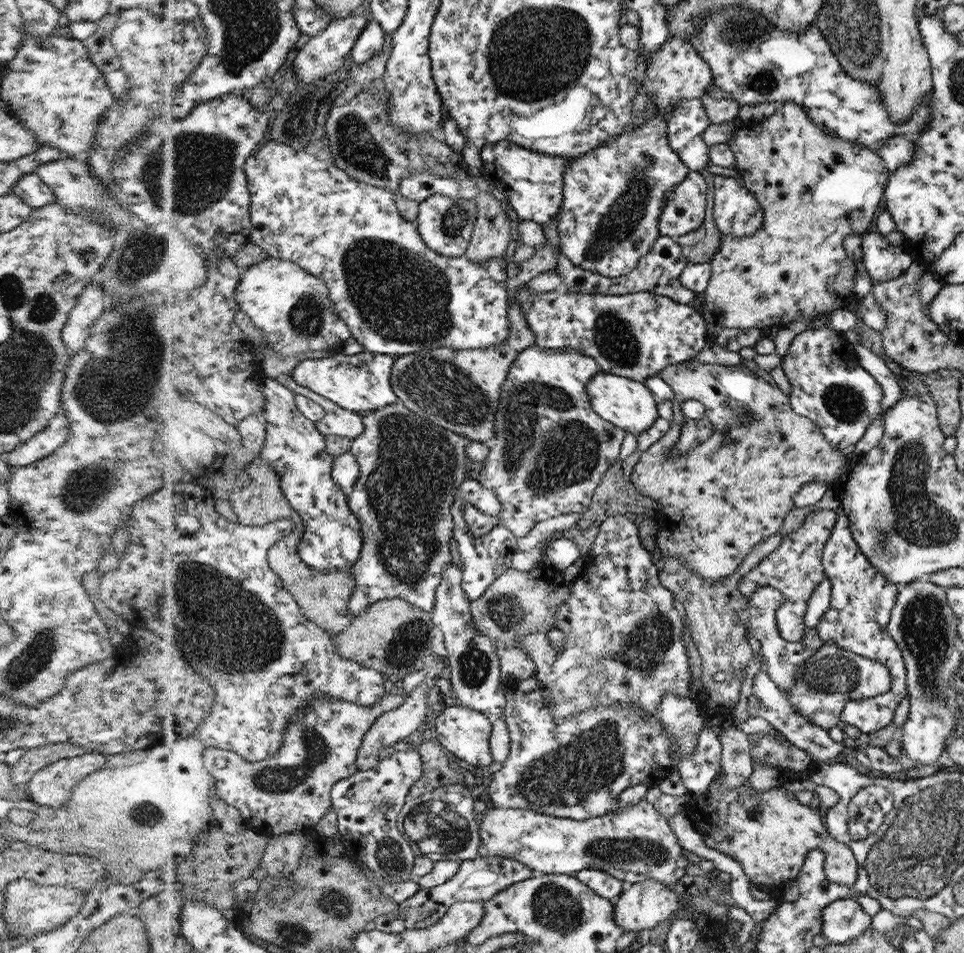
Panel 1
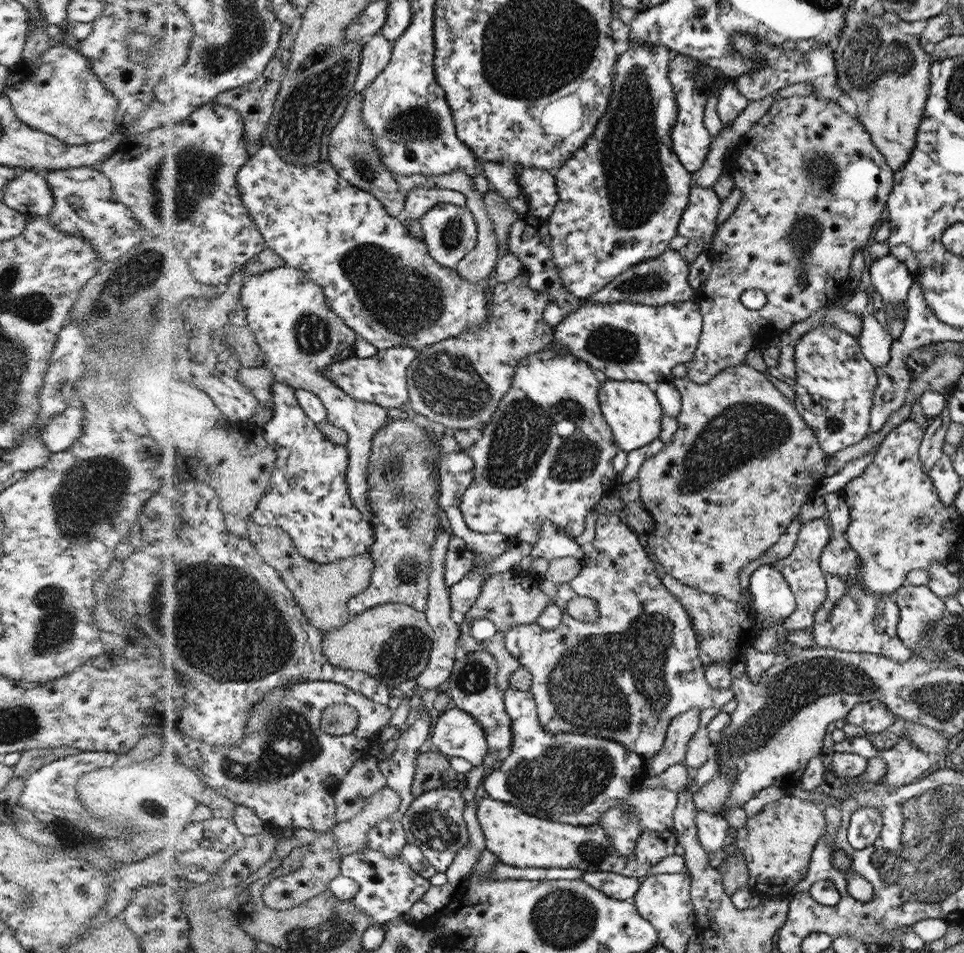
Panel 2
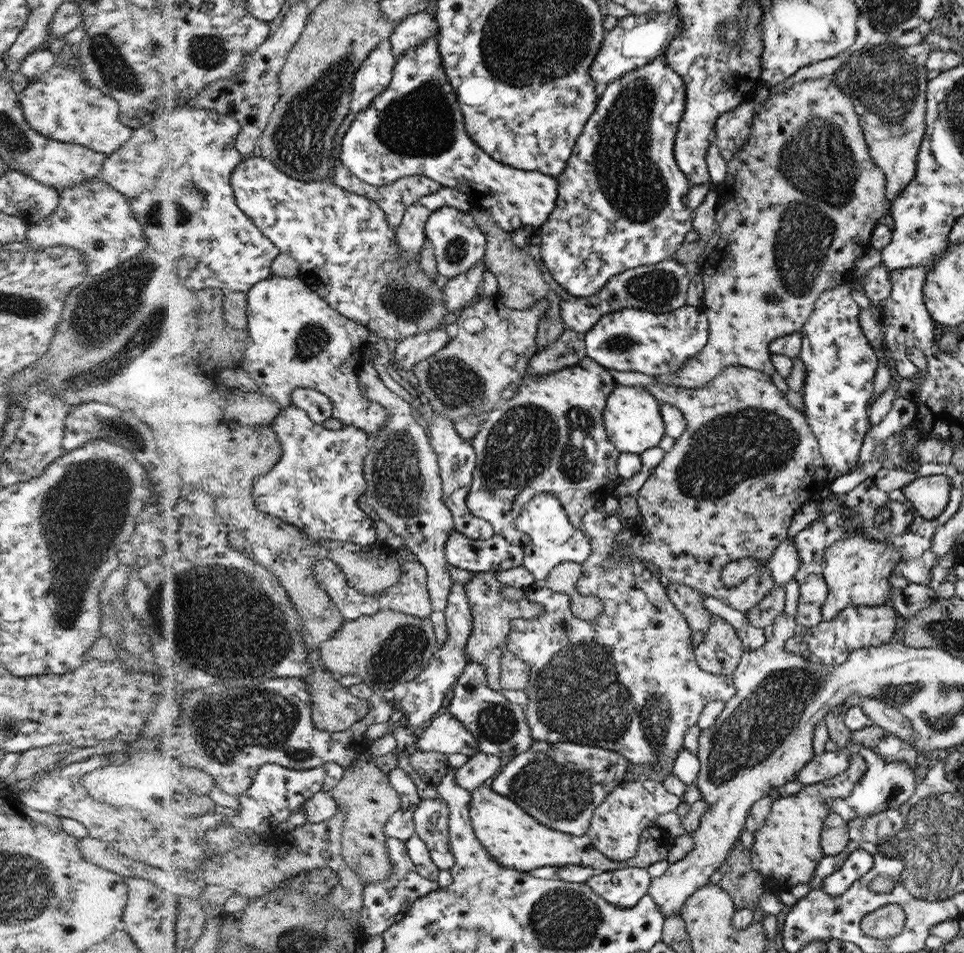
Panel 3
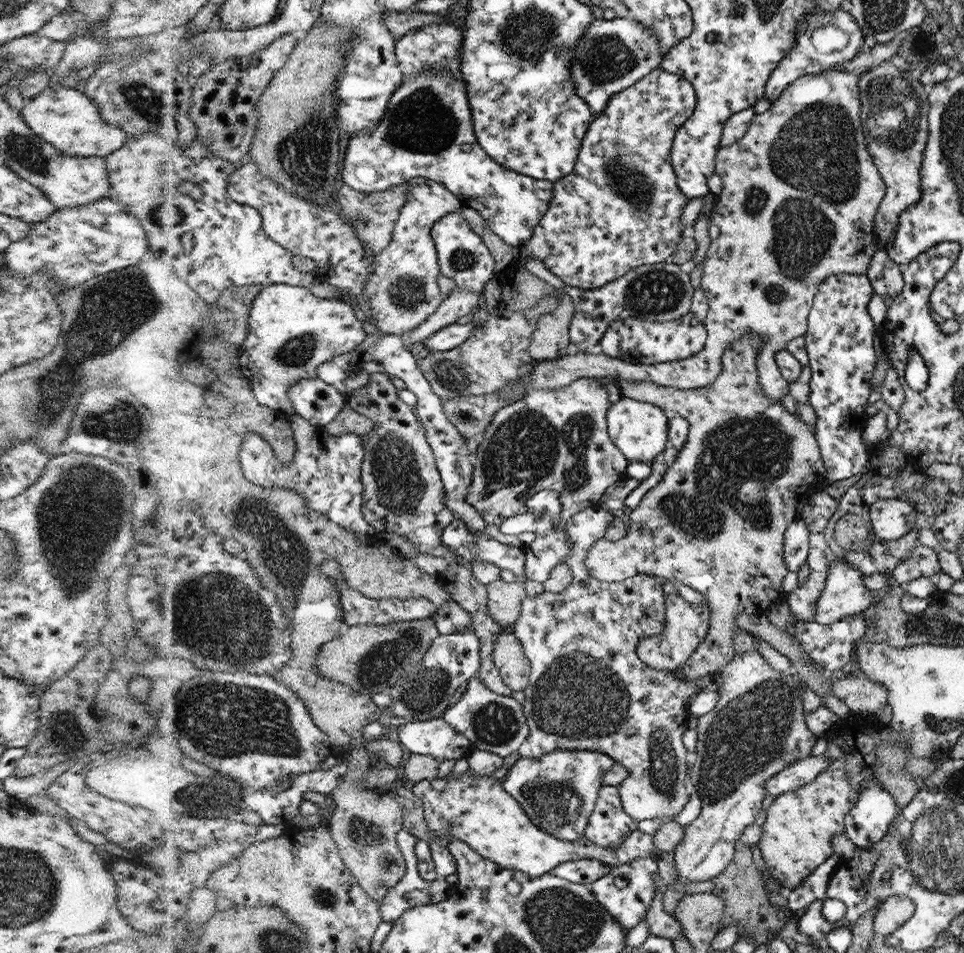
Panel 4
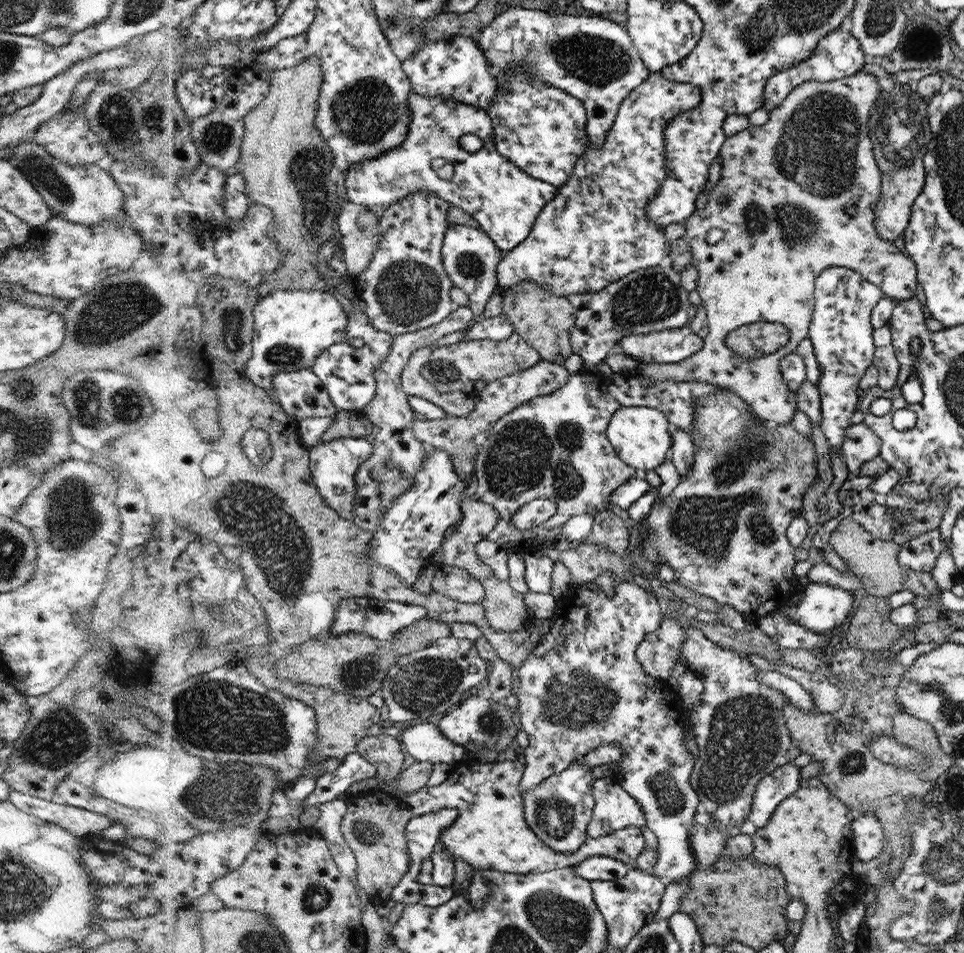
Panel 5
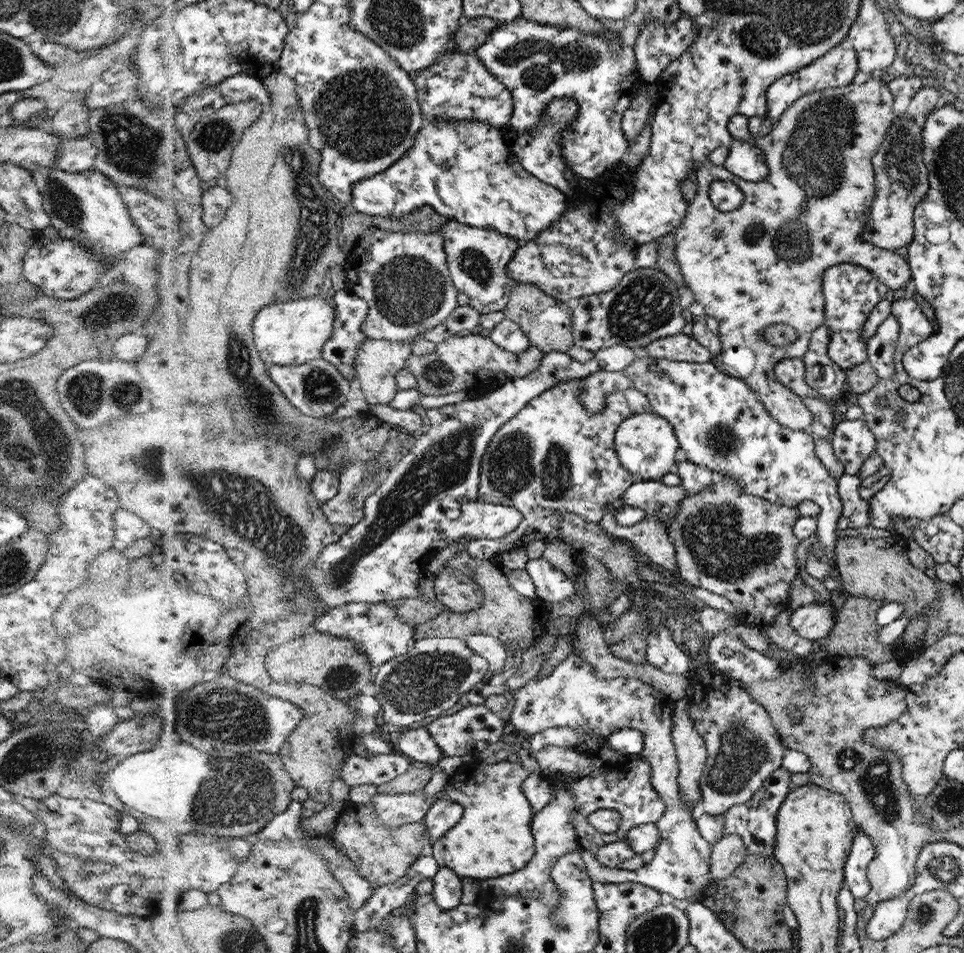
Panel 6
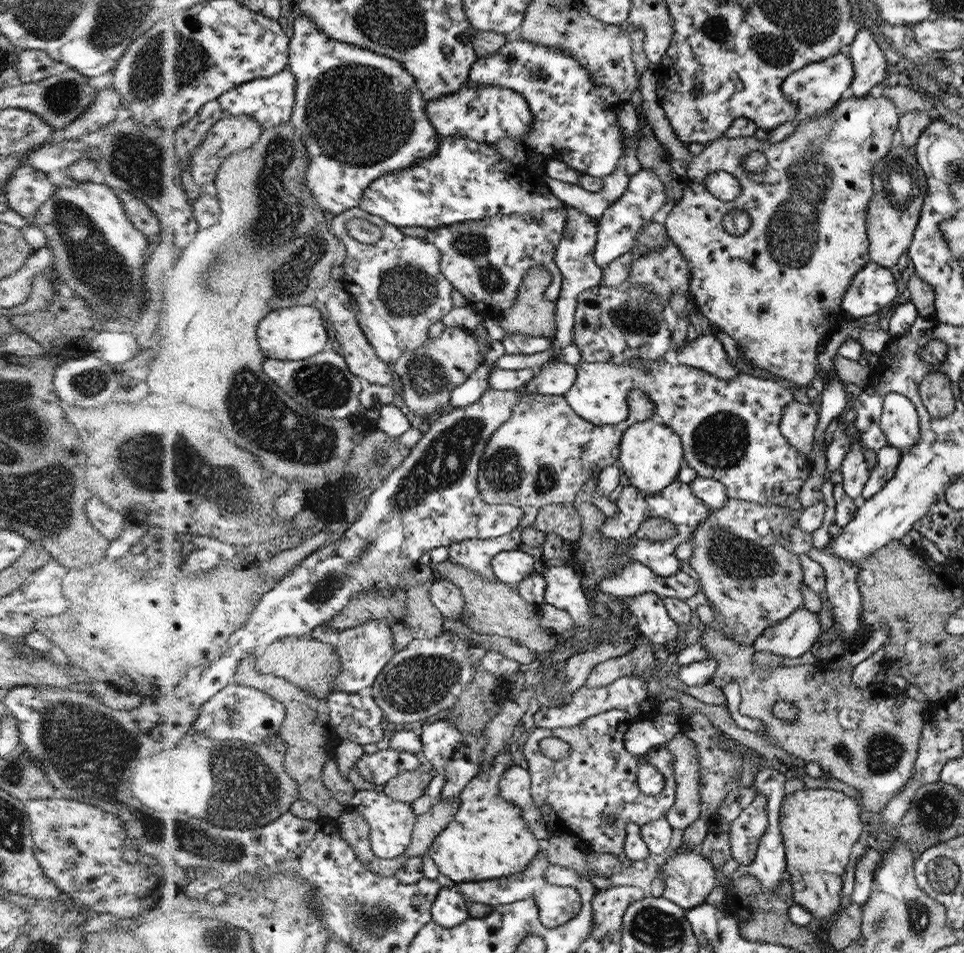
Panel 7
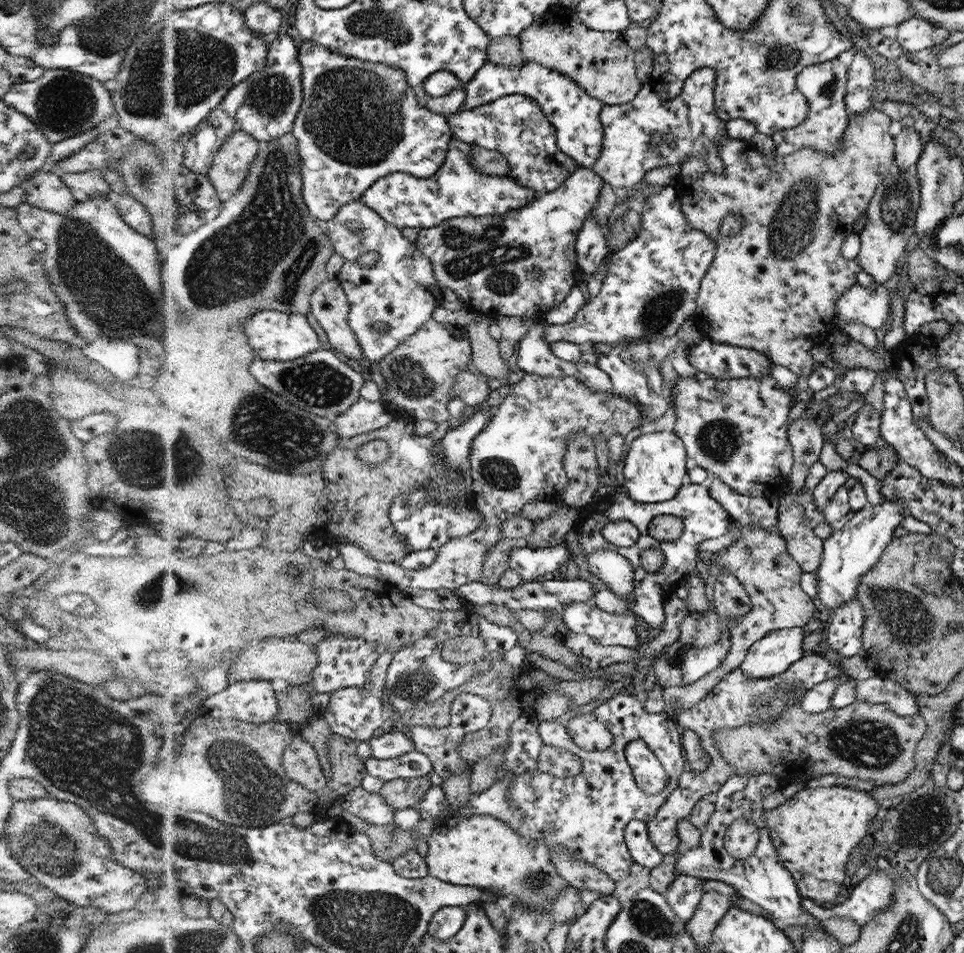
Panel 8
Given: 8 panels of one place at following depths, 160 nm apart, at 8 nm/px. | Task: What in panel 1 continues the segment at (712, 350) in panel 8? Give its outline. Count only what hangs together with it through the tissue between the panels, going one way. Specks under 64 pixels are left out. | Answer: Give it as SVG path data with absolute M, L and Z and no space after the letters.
M522 285L517 290L518 298L515 300L517 306L521 308L521 312L525 314L527 318L527 325L531 327L531 330L535 331L535 344L547 349L576 349L579 353L590 355L598 363L602 372L609 372L612 374L622 375L624 378L636 379L638 382L643 382L645 378L658 375L665 366L674 363L686 363L692 358L696 358L698 353L708 344L708 322L691 305L687 303L679 303L675 300L651 292L639 292L634 294L623 295L603 295L603 294L584 294L576 291L568 291L564 288L555 289L549 292L532 292L528 285Z

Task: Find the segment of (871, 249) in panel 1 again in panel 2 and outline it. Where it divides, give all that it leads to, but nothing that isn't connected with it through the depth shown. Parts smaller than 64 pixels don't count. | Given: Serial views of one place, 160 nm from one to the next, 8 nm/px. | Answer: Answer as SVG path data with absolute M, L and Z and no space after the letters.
M886 255L879 259L874 259L870 263L868 272L870 273L872 286L882 295L883 302L886 304L888 311L895 311L898 305L904 305L907 308L905 300L907 299L909 288L914 281L909 267L904 265L902 261L896 259L895 256Z

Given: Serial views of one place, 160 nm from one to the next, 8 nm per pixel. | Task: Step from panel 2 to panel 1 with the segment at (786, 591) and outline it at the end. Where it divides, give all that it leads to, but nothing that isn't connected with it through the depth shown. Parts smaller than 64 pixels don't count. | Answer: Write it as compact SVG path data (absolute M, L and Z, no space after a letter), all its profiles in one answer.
M761 586L753 597L748 599L749 628L751 634L756 640L760 641L761 653L766 657L768 676L775 681L778 691L786 698L790 689L796 680L797 672L801 664L810 656L813 655L814 650L808 649L801 641L788 642L781 637L777 627L777 620L775 610L782 602L782 595L779 590L771 586Z

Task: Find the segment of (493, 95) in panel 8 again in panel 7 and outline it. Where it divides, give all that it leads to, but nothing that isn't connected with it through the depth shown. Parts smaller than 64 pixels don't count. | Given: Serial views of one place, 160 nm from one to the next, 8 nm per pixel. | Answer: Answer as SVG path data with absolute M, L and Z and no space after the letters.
M522 39L505 42L501 50L494 54L478 56L472 65L468 82L473 85L502 86L518 91L530 103L533 123L525 138L528 149L540 151L550 160L568 163L581 174L600 177L608 176L624 159L625 146L621 135L619 113L623 110L624 100L608 85L598 85L592 80L590 72L584 70L577 60L560 47Z

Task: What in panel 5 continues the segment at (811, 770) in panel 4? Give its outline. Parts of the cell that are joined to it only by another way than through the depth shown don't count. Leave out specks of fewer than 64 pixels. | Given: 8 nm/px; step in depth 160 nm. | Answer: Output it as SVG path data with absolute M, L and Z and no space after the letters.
M790 762L779 766L778 769L763 778L755 793L754 805L748 818L756 828L761 829L766 826L767 820L772 816L778 804L800 788L802 779L800 770L799 766Z

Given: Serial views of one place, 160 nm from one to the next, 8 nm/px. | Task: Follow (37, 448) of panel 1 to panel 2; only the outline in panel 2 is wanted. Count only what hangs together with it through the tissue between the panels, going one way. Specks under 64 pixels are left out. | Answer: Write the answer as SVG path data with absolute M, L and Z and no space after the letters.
M67 406L62 414L56 414L42 428L42 443L56 454L68 450L82 436L84 430L84 407Z

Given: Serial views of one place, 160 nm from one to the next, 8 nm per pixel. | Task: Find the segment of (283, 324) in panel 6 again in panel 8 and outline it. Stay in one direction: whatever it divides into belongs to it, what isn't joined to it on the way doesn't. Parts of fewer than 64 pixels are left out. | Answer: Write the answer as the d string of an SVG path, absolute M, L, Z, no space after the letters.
M265 310L255 314L255 316L250 316L245 322L245 327L258 358L264 360L293 361L322 349L322 342L320 342L316 328L310 324L308 316L302 313Z

